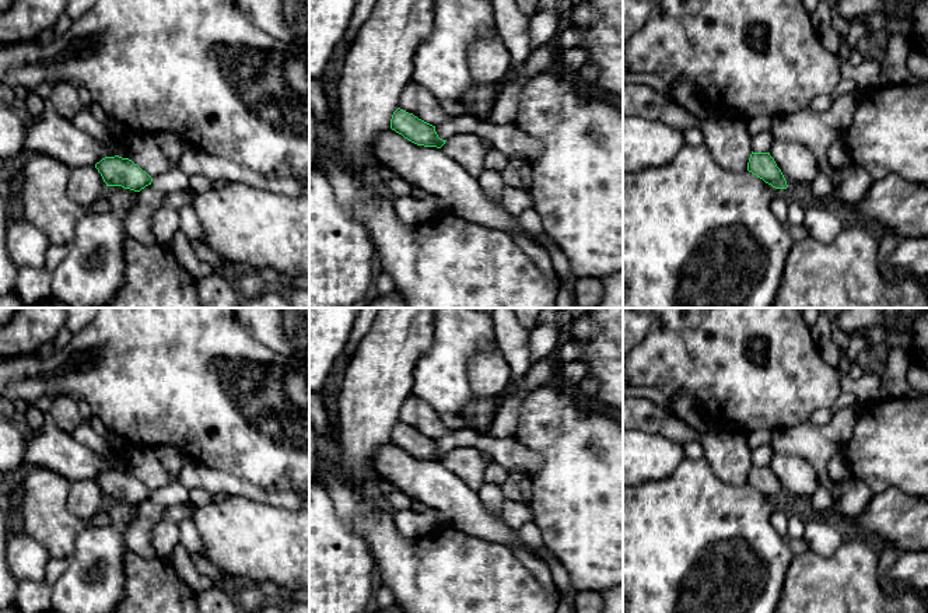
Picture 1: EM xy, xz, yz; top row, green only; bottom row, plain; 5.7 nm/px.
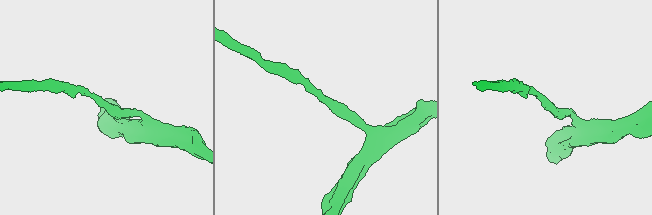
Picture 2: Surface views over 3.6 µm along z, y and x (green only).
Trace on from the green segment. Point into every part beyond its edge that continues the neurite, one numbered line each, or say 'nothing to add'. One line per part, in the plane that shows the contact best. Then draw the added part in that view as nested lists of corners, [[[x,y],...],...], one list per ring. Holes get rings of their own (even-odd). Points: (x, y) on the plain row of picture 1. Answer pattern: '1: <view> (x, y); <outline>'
nothing to add

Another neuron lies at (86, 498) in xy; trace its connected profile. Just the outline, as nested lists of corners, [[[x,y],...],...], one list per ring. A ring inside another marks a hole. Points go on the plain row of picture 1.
[[[84,479],[71,483],[66,508],[77,518],[88,519],[98,514],[105,504],[106,497],[95,480]]]

